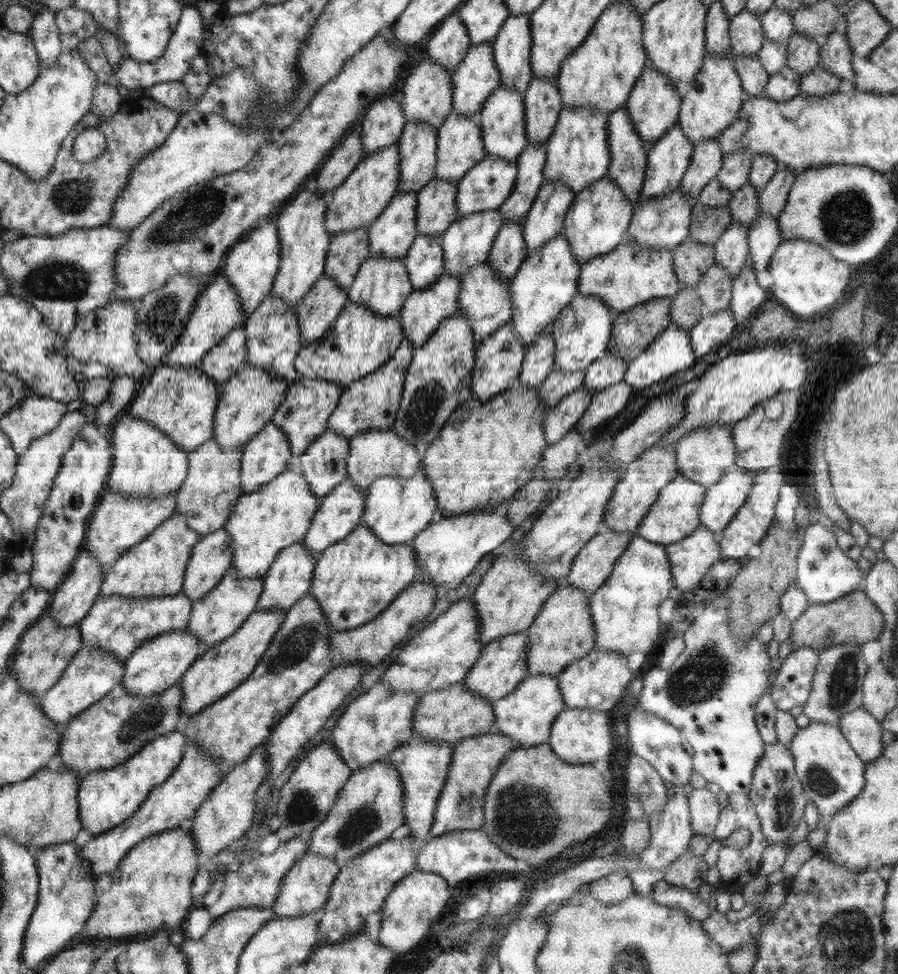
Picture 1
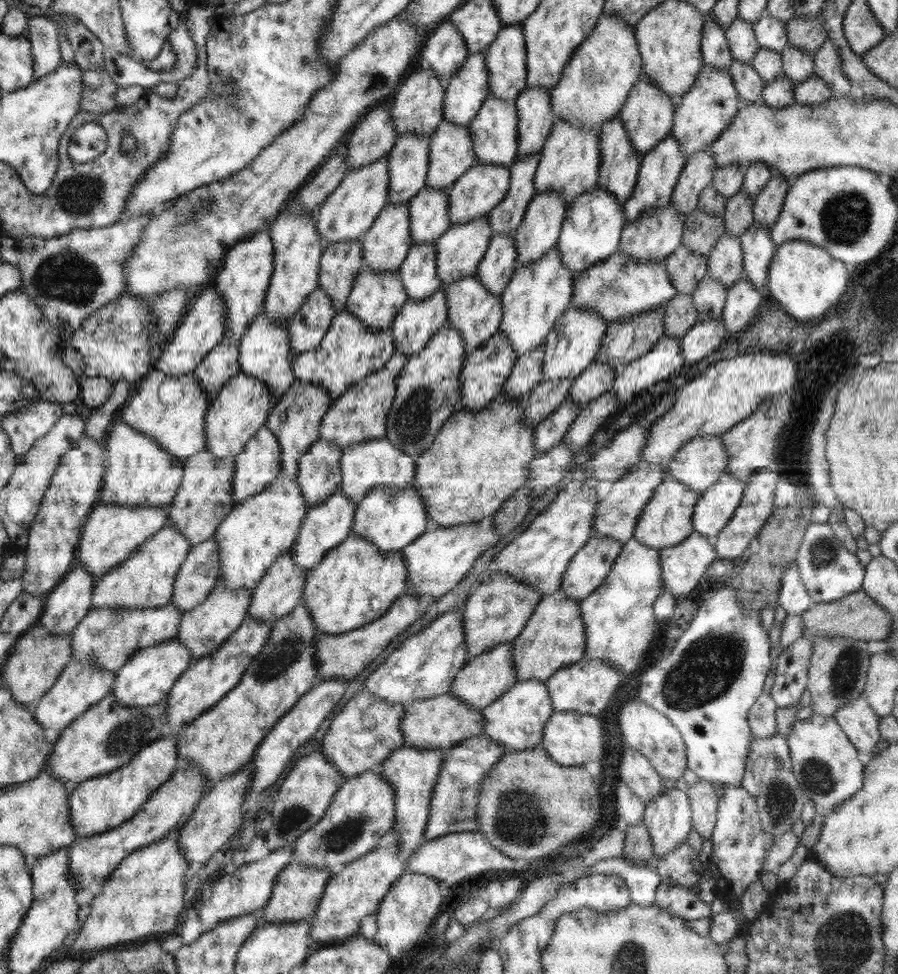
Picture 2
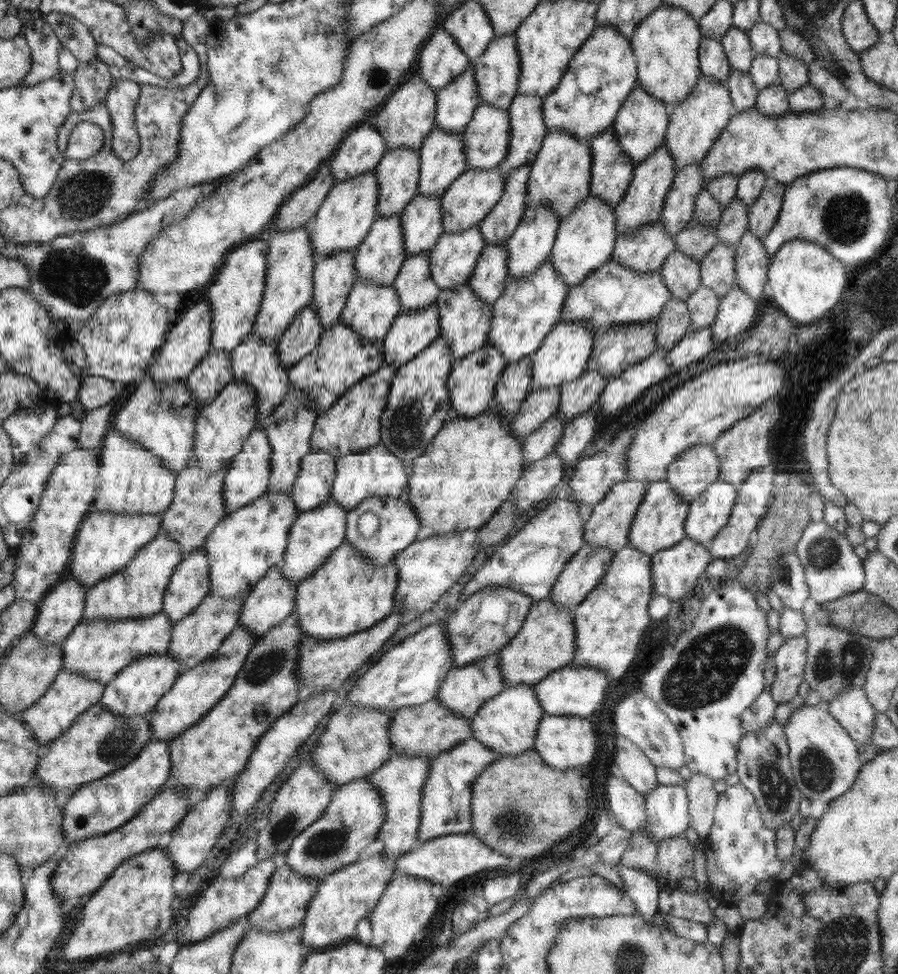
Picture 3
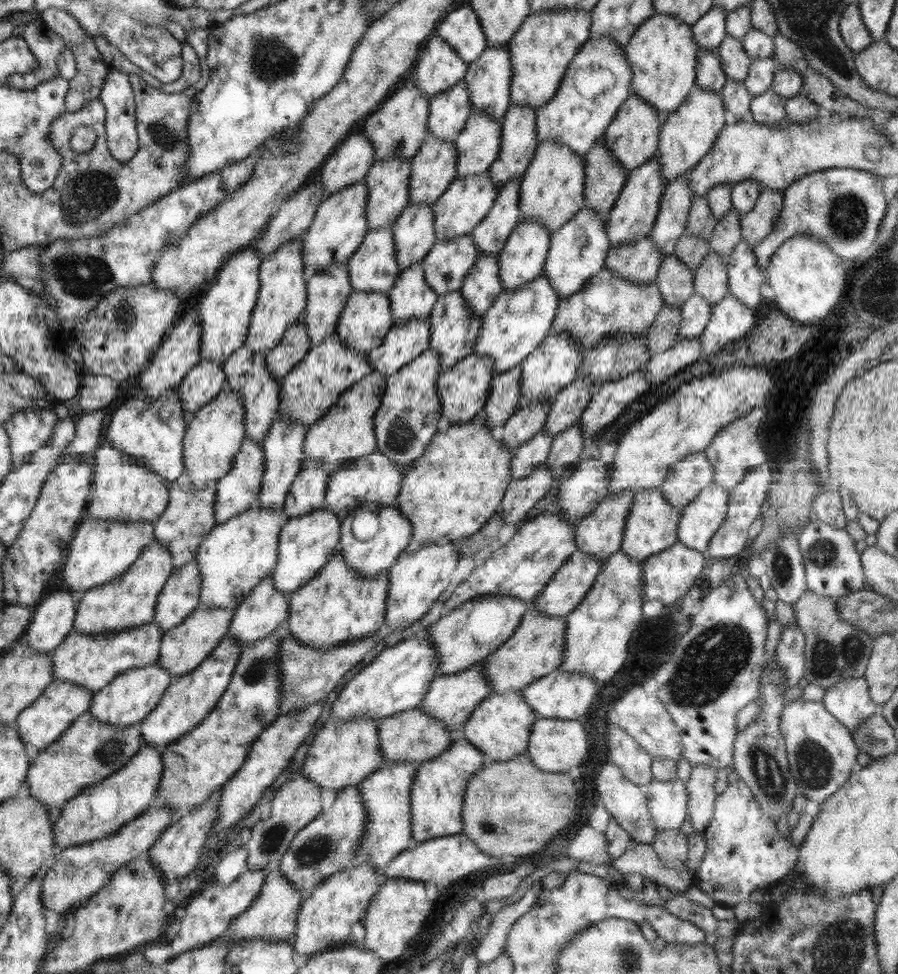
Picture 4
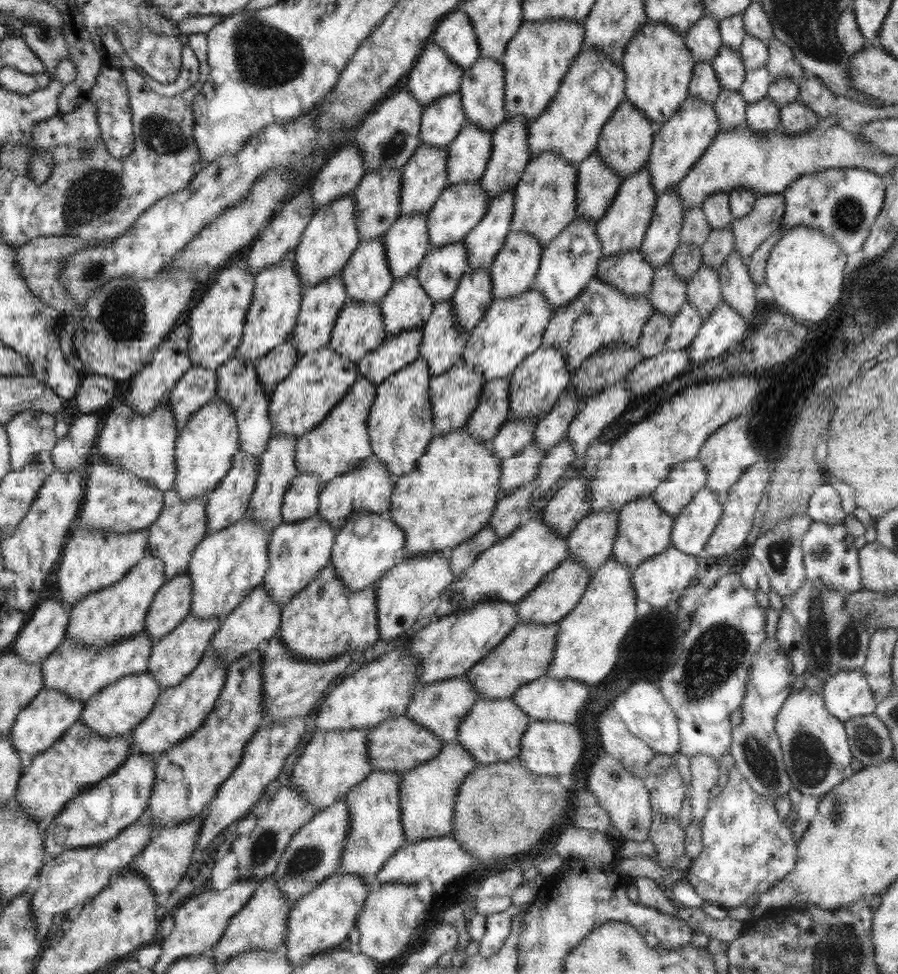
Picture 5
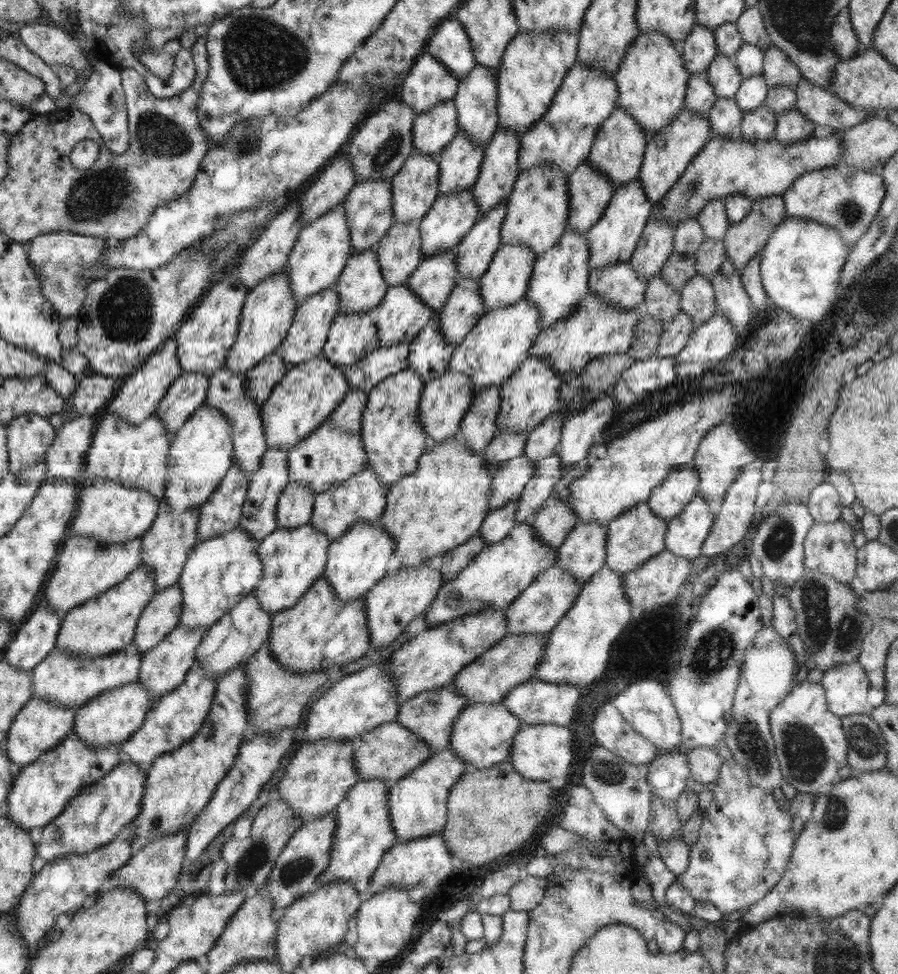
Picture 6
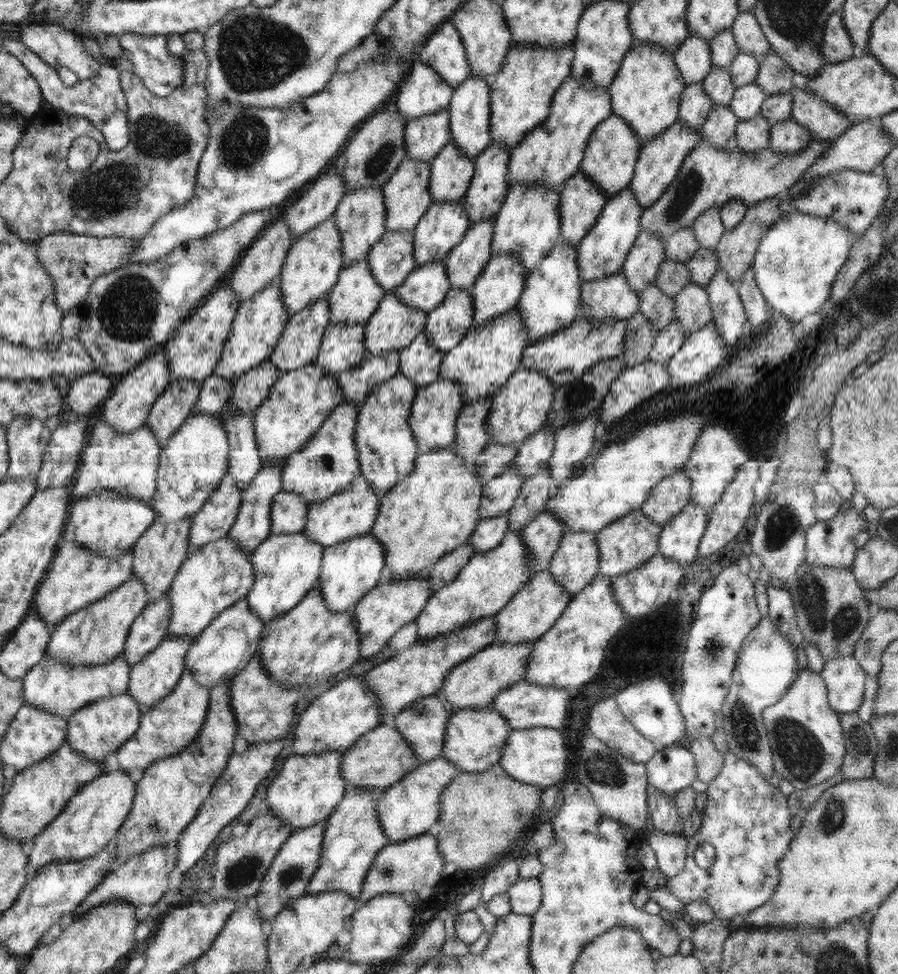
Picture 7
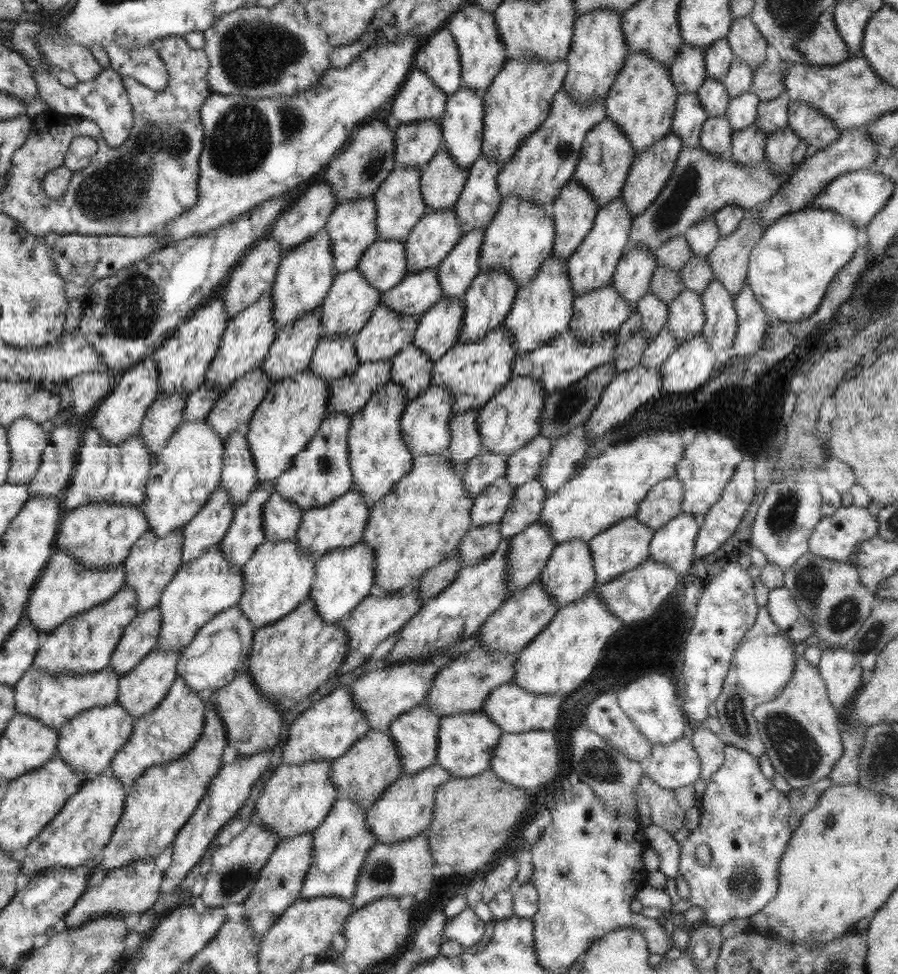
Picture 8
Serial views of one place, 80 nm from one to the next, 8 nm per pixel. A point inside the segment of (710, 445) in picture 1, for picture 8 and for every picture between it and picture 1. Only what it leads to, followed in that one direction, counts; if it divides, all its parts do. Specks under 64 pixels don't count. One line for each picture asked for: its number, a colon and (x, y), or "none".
2: (700, 463)
3: (696, 468)
4: (687, 478)
5: (686, 479)
6: (680, 486)
7: (672, 494)
8: (663, 502)

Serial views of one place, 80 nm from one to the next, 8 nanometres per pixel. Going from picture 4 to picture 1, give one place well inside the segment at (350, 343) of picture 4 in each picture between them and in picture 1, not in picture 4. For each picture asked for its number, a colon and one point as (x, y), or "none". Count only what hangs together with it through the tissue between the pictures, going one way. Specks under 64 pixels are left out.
1: (382, 285)
2: (376, 297)
3: (370, 309)

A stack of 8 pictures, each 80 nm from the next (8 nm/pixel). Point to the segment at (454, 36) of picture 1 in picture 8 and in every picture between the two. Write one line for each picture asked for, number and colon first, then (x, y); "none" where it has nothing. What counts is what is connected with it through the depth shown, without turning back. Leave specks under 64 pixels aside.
2: (445, 51)
3: (441, 60)
4: (439, 68)
5: (434, 75)
6: (428, 83)
7: (424, 91)
8: (418, 98)

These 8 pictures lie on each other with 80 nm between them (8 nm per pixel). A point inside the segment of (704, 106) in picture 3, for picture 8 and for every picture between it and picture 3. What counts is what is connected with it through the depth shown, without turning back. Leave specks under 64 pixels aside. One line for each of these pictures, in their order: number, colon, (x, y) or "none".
4: (687, 135)
5: (678, 143)
6: (668, 152)
7: (660, 159)
8: (650, 170)

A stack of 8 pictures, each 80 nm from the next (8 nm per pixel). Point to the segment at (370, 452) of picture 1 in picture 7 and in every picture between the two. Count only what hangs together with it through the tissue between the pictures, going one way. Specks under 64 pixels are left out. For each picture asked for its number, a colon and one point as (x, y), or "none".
2: (363, 465)
3: (374, 472)
4: (375, 478)
5: (369, 487)
6: (362, 498)
7: (350, 513)

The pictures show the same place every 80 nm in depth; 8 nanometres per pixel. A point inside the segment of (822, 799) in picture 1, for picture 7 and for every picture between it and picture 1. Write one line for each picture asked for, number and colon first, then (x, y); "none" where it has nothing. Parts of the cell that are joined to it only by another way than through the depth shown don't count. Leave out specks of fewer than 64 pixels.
2: (825, 763)
3: (824, 760)
4: (821, 752)
5: (814, 743)
6: (810, 744)
7: (805, 734)

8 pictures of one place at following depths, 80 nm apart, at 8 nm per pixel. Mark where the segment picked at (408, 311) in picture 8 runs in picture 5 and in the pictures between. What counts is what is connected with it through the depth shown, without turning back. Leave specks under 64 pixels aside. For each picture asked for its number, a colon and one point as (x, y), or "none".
5: (439, 273)
6: (432, 282)
7: (425, 287)

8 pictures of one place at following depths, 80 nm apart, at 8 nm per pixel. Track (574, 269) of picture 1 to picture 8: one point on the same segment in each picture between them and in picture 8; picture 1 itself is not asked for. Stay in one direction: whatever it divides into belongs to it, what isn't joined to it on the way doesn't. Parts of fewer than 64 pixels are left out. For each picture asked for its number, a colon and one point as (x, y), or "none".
2: (536, 295)
3: (528, 309)
4: (516, 324)
5: (511, 329)
6: (501, 340)
7: (485, 358)
8: (473, 372)

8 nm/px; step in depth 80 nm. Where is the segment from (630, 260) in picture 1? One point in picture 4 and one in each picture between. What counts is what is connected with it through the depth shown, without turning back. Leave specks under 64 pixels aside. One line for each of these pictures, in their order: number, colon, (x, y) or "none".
2: (617, 287)
3: (613, 294)
4: (607, 304)

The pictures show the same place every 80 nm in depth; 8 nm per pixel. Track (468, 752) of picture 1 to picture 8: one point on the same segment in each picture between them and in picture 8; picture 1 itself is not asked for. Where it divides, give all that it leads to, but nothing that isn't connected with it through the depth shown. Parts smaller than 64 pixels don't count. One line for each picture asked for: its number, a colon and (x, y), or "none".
2: (453, 807)
3: (446, 796)
4: (437, 793)
5: (427, 793)
6: (417, 803)
7: (410, 807)
8: (405, 809)

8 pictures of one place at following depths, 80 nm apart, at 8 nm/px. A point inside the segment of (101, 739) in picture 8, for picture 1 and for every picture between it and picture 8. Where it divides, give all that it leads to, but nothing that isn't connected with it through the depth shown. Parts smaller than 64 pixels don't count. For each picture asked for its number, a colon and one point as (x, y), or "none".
1: (154, 667)
2: (145, 679)
3: (135, 690)
4: (128, 699)
5: (119, 708)
6: (110, 718)
7: (95, 731)

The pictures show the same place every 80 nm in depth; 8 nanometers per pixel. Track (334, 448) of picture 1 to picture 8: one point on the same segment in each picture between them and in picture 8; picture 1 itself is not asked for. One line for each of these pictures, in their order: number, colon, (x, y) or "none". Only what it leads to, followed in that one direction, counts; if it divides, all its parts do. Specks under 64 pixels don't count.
2: (319, 475)
3: (313, 486)
4: (308, 491)
5: (301, 501)
6: (295, 506)
7: (288, 512)
8: (281, 518)

